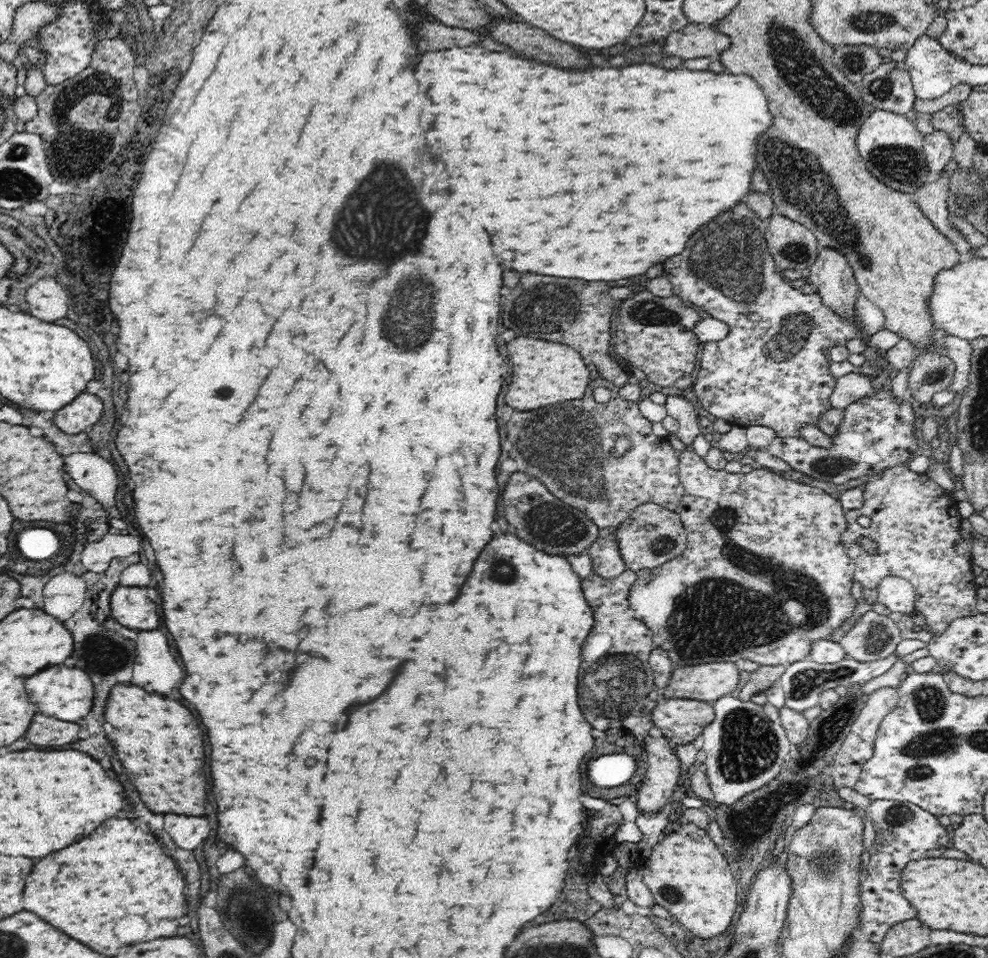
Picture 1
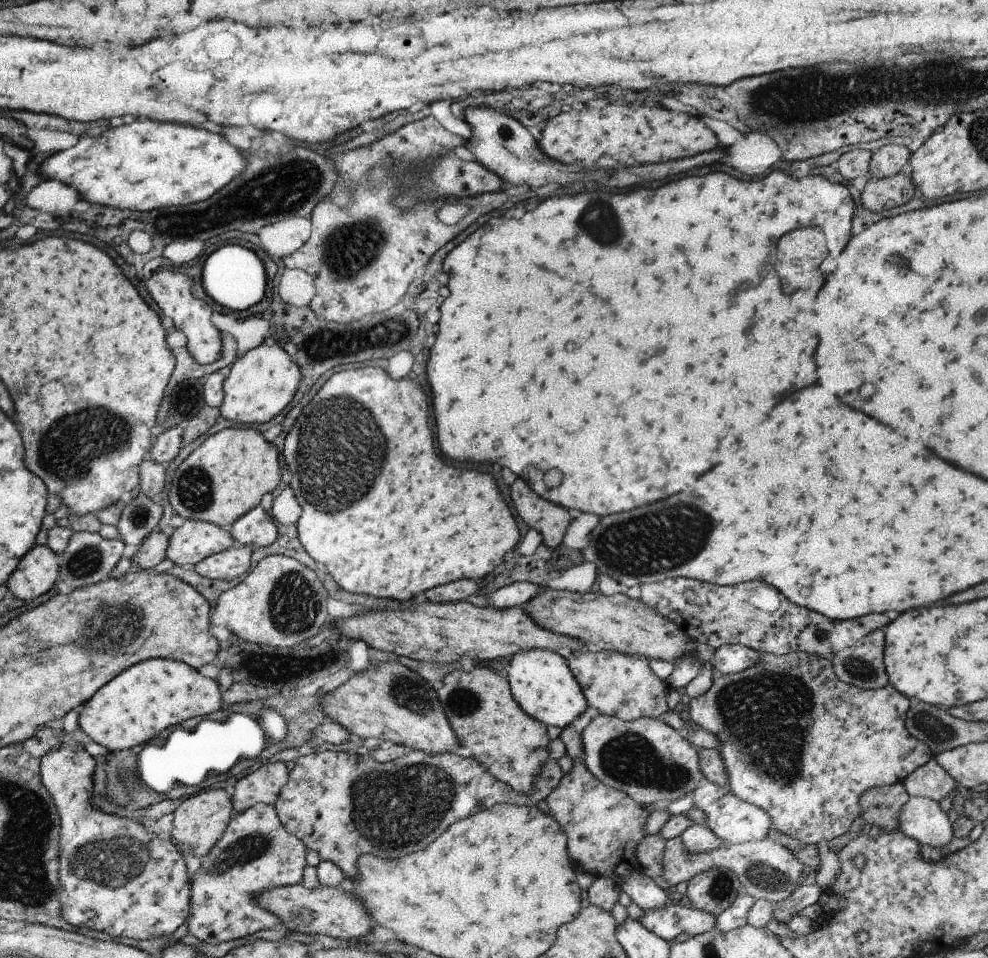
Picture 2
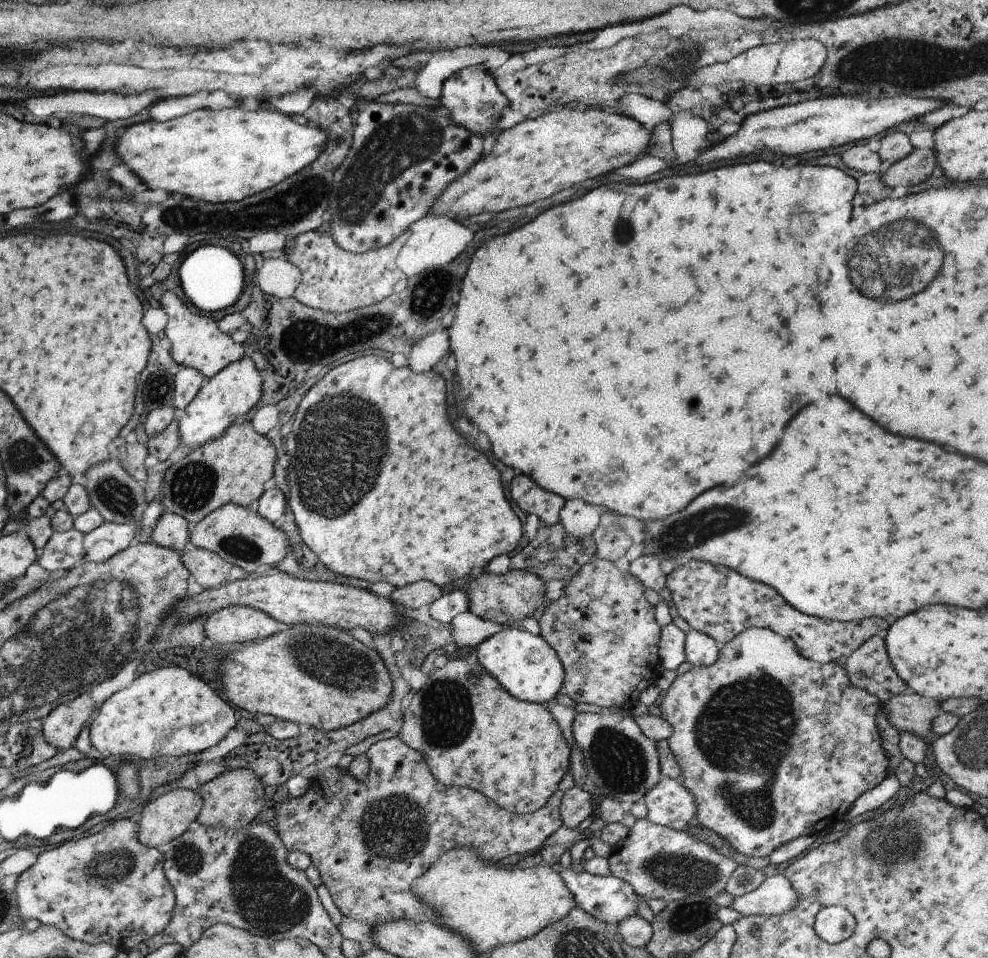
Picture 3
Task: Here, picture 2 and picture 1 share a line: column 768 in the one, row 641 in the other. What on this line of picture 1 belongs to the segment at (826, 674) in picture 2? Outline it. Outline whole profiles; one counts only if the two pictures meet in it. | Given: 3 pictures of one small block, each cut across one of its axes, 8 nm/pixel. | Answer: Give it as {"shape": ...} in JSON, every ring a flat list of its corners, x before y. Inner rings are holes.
{"shape":[[668,396,664,406,666,406,668,414,680,422,680,428,678,428,676,436,686,444,686,450,680,452,680,482,684,484,684,496,678,504,678,516,682,518,682,524,684,524,686,534,688,534,688,548,680,556,672,558,670,562,666,562,658,568,642,568,642,570,636,572,638,578,636,578,634,586,630,588,630,608,634,610,634,616,638,618,638,622,642,620,648,628,652,628,654,644,668,652,674,666,734,664,736,660,742,660,742,658,758,662,762,666,778,666,778,664,780,666,790,666,794,662,806,660,814,640,820,640,820,638,830,640,832,632,836,632,856,612,856,602,858,600,852,598,856,564,848,556,848,552,842,544,842,534,848,528,846,512,844,512,842,502,834,500,832,496,828,496,826,492,822,492,818,488,810,488,806,484,784,480,770,466,764,466,762,470,752,470,750,474,742,474,742,472,740,474,728,474,724,468,722,470,708,468,706,458,700,458,692,448,694,438,706,430,706,424,702,422,700,414,692,406,692,400,686,400,686,396]]}

